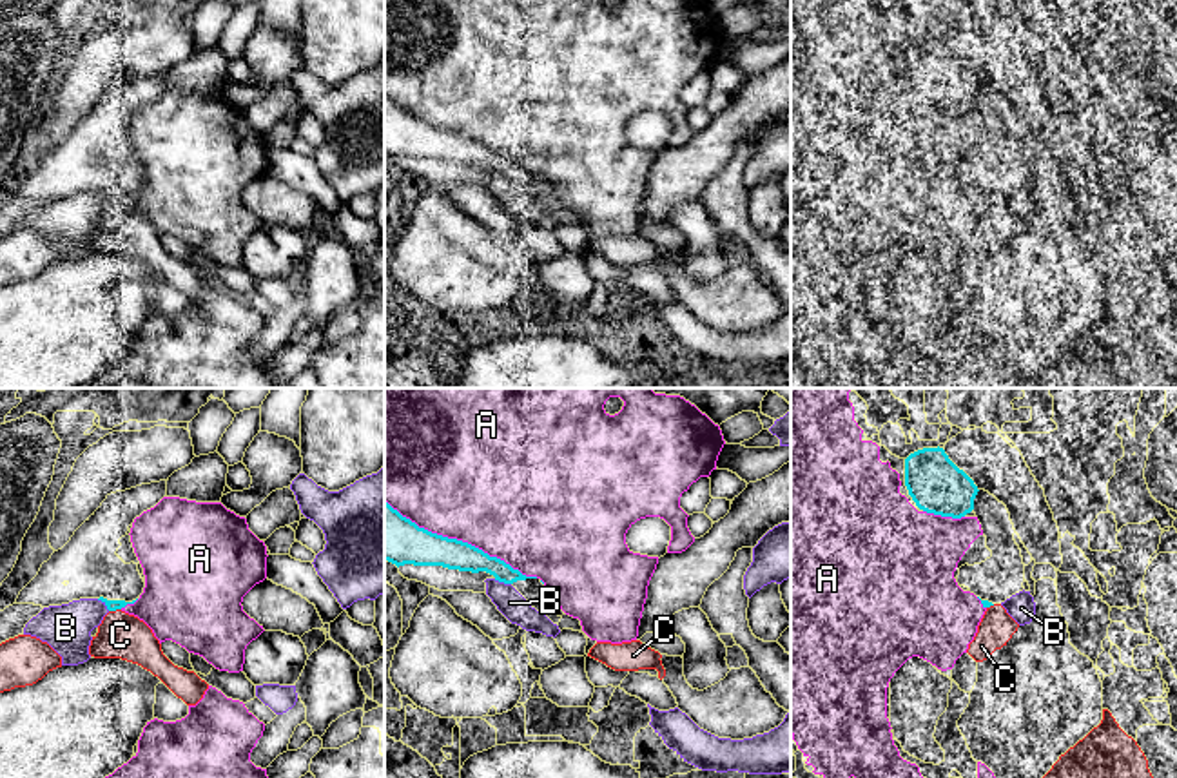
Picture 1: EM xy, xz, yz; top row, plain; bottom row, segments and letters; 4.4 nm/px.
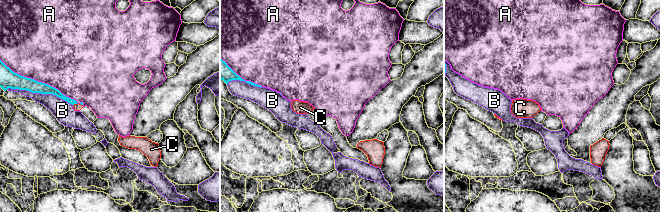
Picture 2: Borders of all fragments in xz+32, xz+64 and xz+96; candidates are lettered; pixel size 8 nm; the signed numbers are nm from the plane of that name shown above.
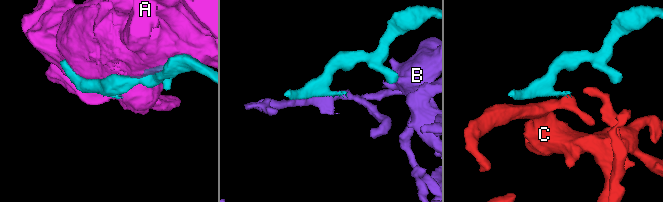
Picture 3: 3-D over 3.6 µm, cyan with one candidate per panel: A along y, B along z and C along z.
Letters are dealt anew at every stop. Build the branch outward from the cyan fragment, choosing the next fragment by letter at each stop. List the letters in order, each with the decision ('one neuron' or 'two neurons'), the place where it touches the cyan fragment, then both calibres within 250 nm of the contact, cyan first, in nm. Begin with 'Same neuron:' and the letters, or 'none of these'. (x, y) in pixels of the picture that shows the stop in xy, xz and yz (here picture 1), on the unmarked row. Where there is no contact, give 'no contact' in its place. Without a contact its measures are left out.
Same neuron: none of these
A: two neurons; contact xz (461, 135); calibres 190 and 500 nm
B: two neurons; contact xz (503, 175); calibres 130 and 120 nm
C: two neurons; contact xy (115, 204); calibres 50 and 200 nm

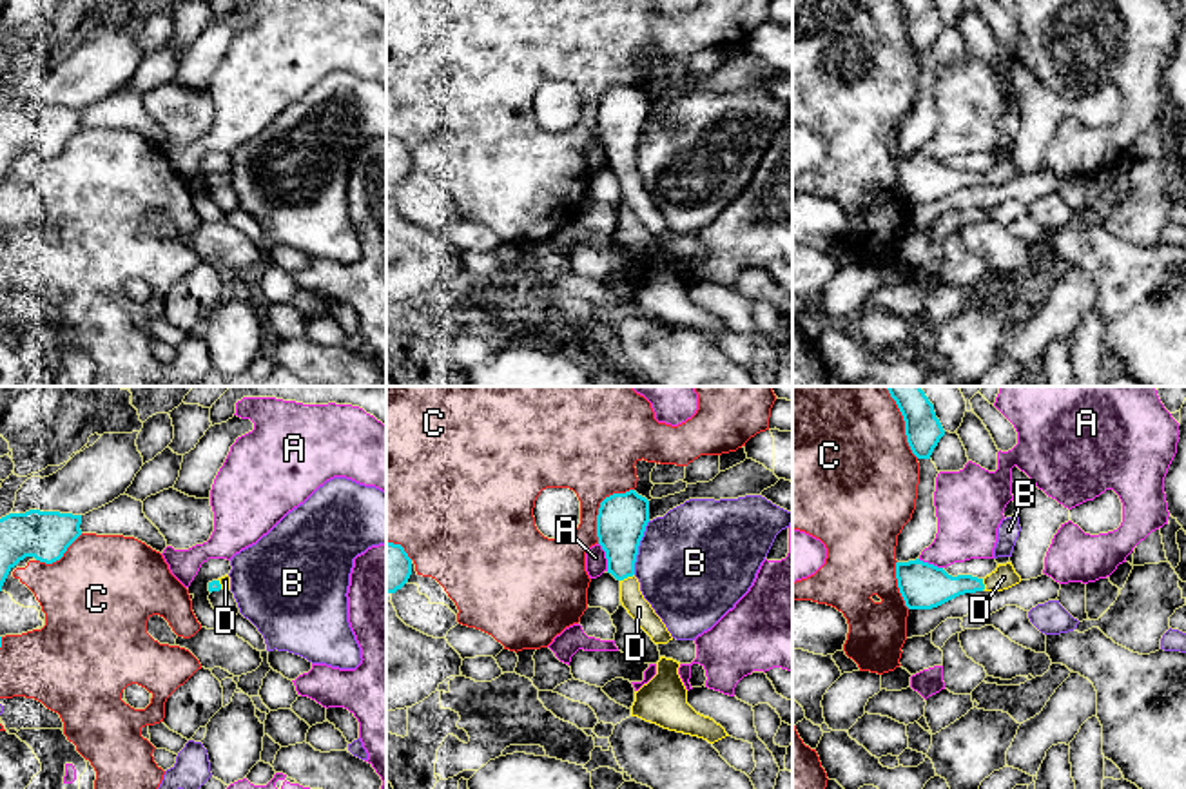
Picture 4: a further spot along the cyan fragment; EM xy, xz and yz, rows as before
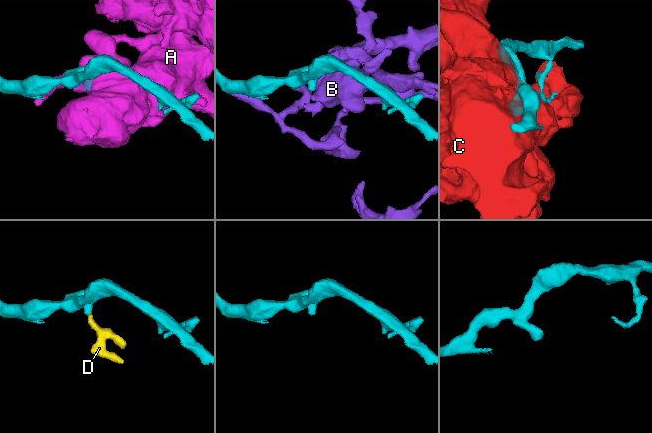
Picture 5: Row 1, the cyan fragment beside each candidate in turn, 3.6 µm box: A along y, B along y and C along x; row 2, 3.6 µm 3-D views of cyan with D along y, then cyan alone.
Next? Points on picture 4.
Same neuron: D
A: two neurons; contact xz (606, 151); calibres 220 and 100 nm
B: two neurons; contact xz (637, 142); calibres 220 and 480 nm
C: two neurons; contact xz (601, 100); calibres 220 and 380 nm
D: one neuron; contact xz (626, 171); calibres 220 and 100 nm

